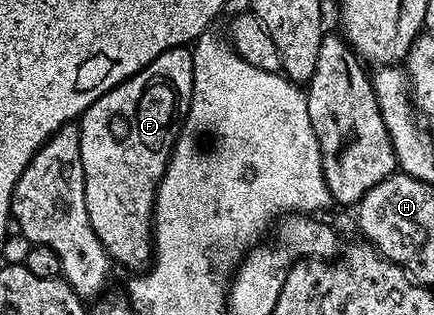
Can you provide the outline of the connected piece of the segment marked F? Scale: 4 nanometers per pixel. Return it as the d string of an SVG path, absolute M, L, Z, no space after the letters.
M187 47L166 49L128 81L101 95L78 122L89 223L93 223L93 231L97 231L97 239L101 239L112 262L135 269L131 271L142 270L153 257L155 193L189 115L193 95L191 55Z

